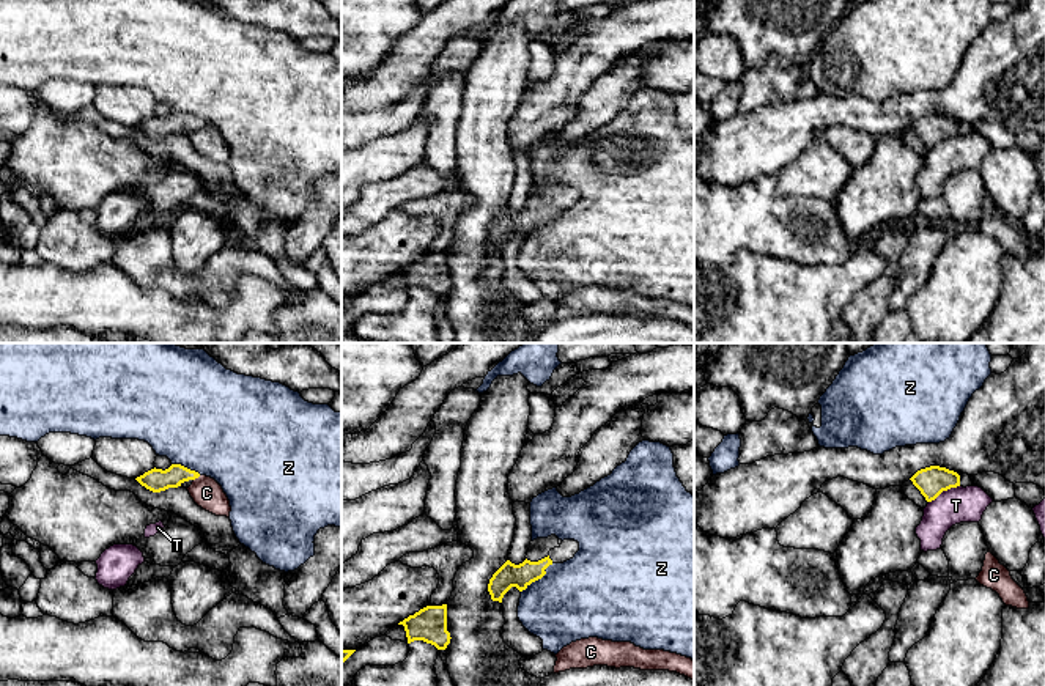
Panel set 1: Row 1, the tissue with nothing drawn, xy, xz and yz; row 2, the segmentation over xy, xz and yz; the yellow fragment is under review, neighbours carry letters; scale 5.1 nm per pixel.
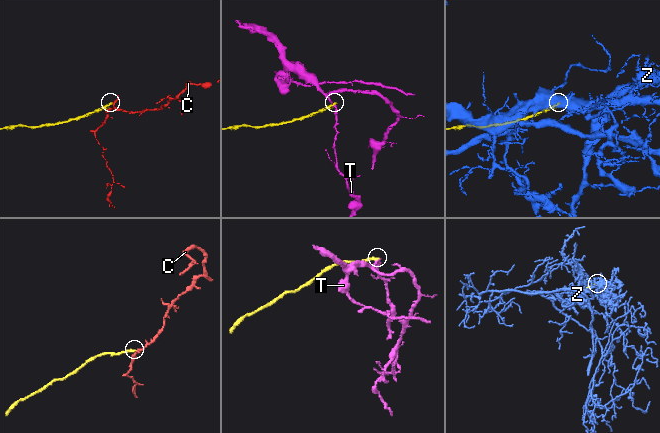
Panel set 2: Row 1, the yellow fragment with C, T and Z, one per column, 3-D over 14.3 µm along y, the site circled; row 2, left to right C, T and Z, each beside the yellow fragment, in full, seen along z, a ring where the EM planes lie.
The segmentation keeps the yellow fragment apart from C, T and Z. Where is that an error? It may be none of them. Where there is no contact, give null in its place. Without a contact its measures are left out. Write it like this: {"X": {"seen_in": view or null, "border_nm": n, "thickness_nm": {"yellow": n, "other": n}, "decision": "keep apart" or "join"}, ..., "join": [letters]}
{"C": {"seen_in": "xy", "border_nm": 50, "thickness_nm": {"yellow": 120, "other": 160}, "decision": "keep apart"}, "T": {"seen_in": "yz", "border_nm": 180, "thickness_nm": {"yellow": 150, "other": 180}, "decision": "keep apart"}, "Z": {"seen_in": "xz", "border_nm": 220, "thickness_nm": {"yellow": 120, "other": 400}, "decision": "keep apart"}, "join": []}

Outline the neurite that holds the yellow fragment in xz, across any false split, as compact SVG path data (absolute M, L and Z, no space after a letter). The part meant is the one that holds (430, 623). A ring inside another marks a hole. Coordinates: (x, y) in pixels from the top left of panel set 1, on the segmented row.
M447 604L426 606L398 625L404 626L408 644L423 640L445 650L452 639L447 631Z

